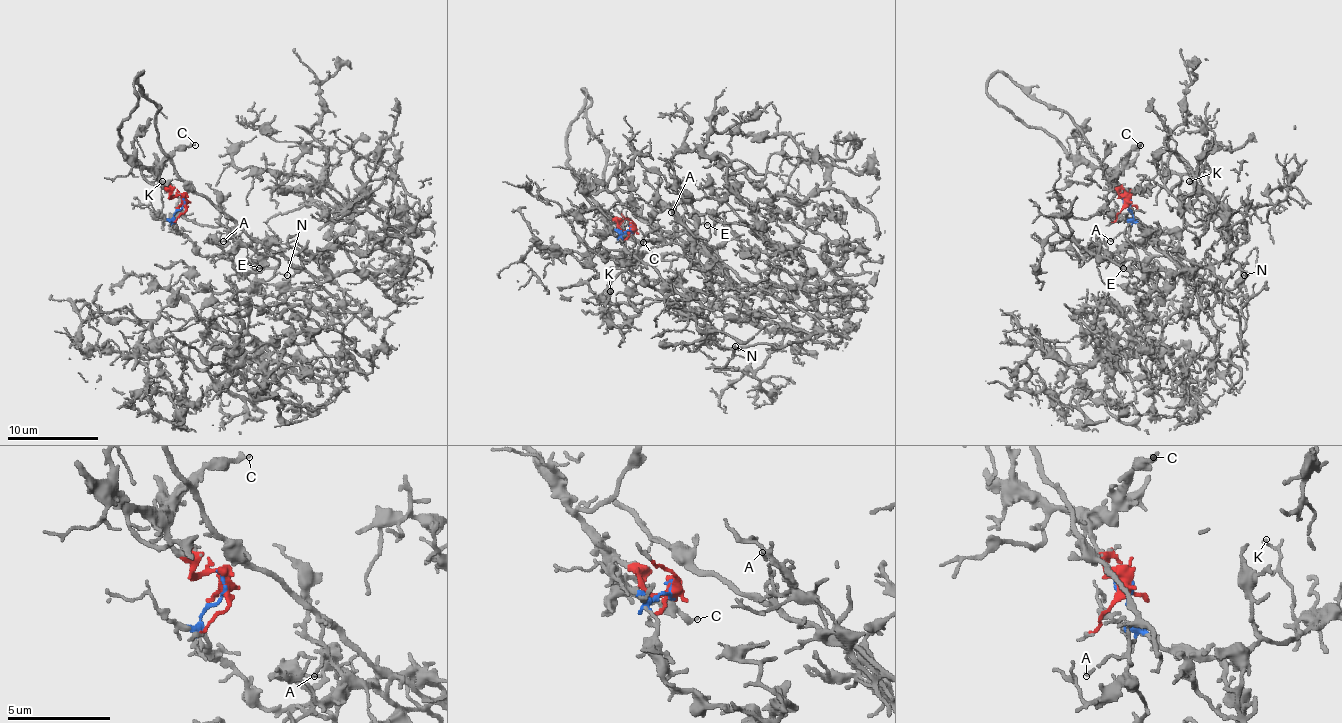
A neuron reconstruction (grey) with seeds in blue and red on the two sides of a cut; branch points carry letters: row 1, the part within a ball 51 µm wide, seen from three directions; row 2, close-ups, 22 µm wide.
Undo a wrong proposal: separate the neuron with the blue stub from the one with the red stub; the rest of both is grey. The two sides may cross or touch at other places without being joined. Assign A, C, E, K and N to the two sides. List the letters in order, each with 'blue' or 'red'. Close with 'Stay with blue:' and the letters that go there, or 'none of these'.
A: blue
C: red
E: blue
K: blue
N: blue
Stay with blue: A, E, K, N

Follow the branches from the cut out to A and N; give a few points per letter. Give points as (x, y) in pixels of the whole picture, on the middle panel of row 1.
A: (631, 225), (622, 234), (629, 268), (676, 286), (679, 277), (669, 264), (699, 241), (676, 227), (672, 211)
N: (631, 225), (622, 234), (631, 270), (708, 293), (710, 336), (704, 343), (735, 345)

